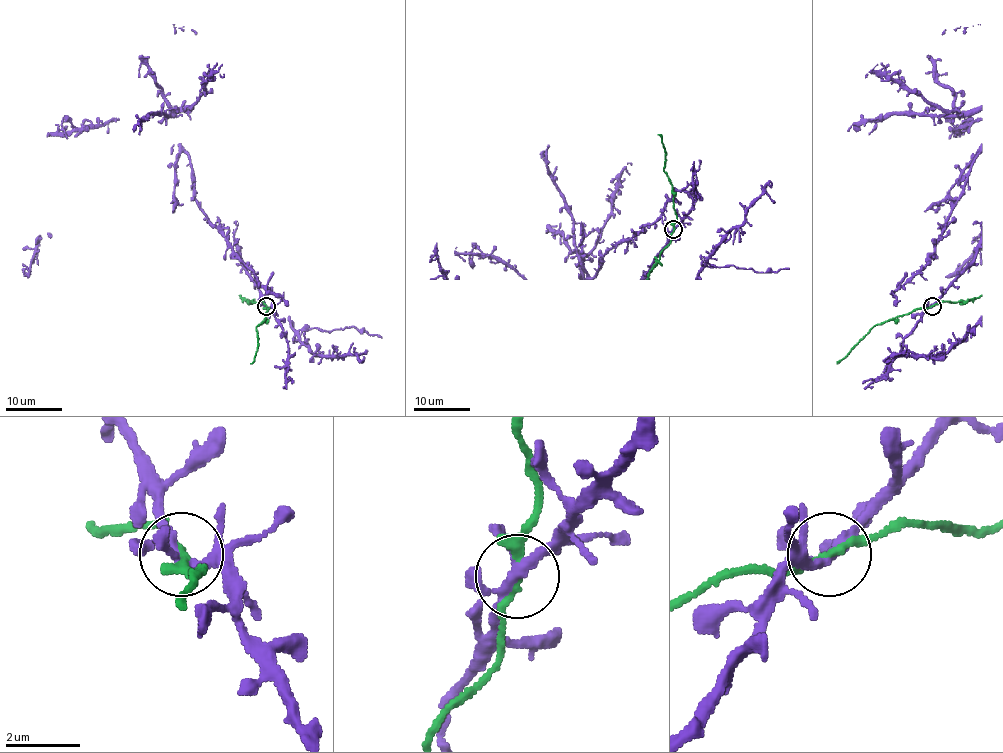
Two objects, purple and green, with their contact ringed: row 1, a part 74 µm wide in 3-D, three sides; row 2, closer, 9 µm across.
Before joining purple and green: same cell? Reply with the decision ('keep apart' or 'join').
keep apart

